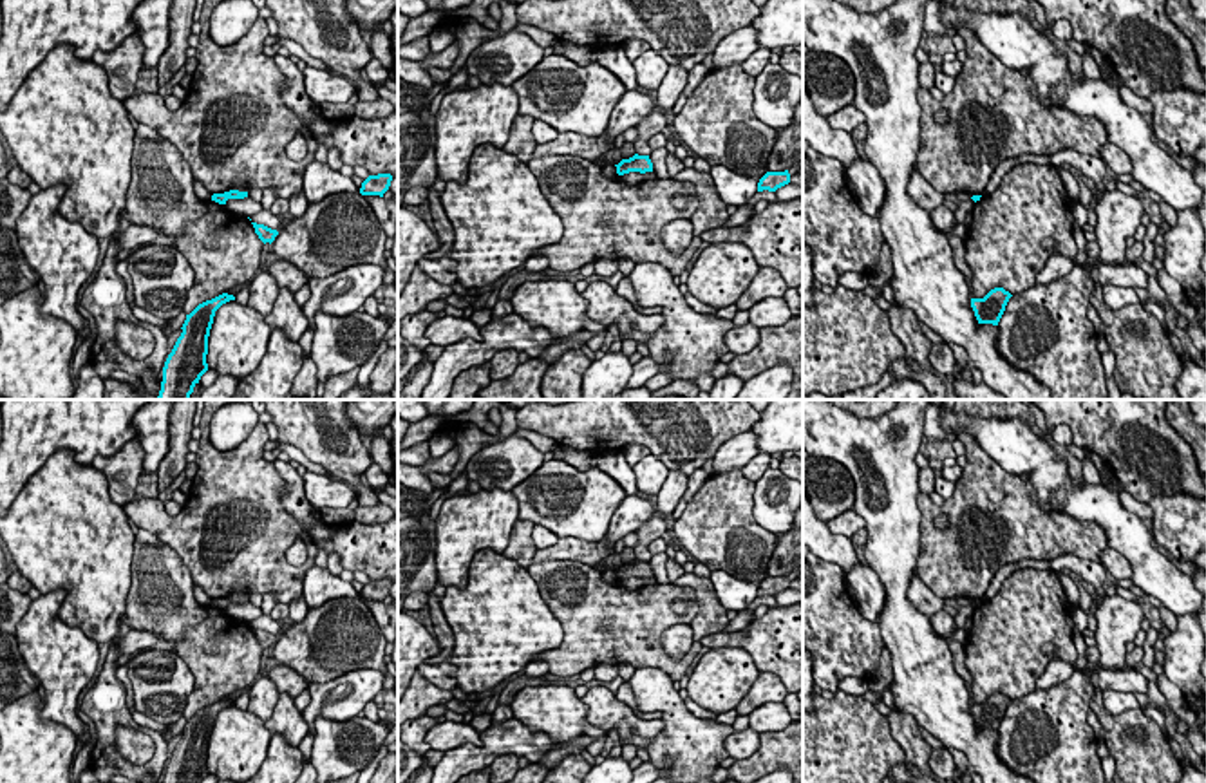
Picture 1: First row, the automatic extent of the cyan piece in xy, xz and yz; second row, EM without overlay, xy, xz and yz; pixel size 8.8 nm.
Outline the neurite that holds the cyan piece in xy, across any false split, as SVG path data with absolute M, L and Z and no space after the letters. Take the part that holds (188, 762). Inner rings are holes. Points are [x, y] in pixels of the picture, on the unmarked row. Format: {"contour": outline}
{"contour": "M222 698L186 720L183 738L165 767L163 783L201 783L208 776L206 759L213 722L230 705L235 702Z"}

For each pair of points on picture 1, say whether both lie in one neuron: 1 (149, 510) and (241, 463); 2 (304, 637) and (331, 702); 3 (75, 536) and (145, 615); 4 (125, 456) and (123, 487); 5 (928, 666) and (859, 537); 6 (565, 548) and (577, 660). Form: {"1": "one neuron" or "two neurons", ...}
{"1": "one neuron", "2": "two neurons", "3": "two neurons", "4": "one neuron", "5": "two neurons", "6": "two neurons"}

